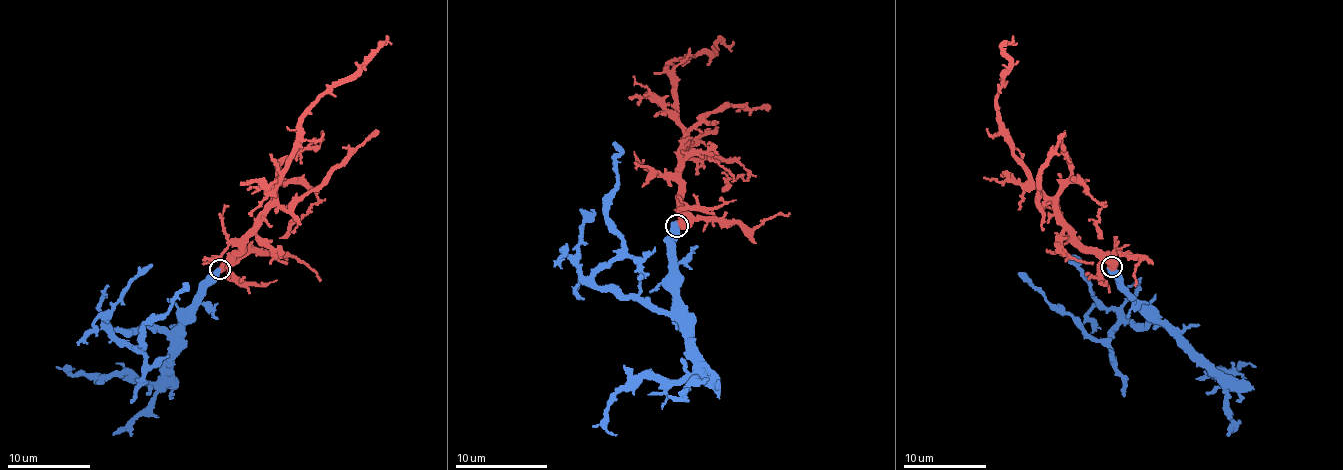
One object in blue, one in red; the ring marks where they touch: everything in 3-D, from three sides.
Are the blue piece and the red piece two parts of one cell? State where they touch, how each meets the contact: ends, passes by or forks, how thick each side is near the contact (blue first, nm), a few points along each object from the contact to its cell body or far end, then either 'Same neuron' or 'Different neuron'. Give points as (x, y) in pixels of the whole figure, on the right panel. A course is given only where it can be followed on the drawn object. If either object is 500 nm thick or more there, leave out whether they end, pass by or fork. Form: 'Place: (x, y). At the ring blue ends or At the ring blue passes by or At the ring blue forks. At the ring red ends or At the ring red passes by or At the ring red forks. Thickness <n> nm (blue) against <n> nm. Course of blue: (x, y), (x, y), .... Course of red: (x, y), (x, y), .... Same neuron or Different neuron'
Place: (1112, 266). Thickness 600 nm (blue) against 650 nm. Course of blue: (1111, 267), (1130, 293), (1173, 328), (1155, 323), (1123, 323), (1107, 339), (1094, 339), (1018, 273). Course of red: (1111, 267), (1076, 239), (1014, 153), (1000, 120), (997, 102), (1009, 66), (1004, 46), (1010, 42), (1008, 45). Same neuron

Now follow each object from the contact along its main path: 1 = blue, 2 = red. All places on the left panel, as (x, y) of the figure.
1: (218, 270), (182, 322), (169, 330), (147, 327), (112, 333), (143, 347), (144, 326), (164, 314), (183, 283)
2: (220, 270), (274, 195), (281, 169), (291, 158), (300, 117), (326, 90), (349, 80), (384, 42), (391, 45)

